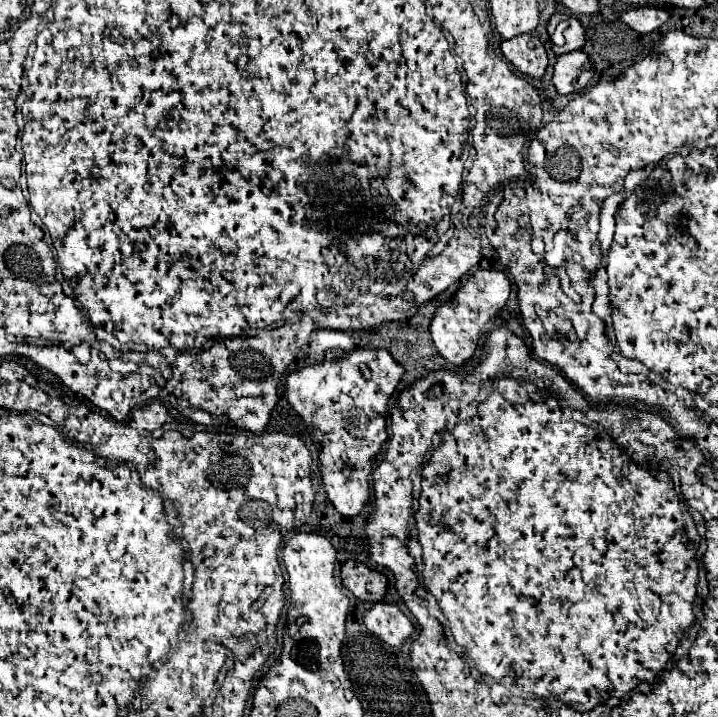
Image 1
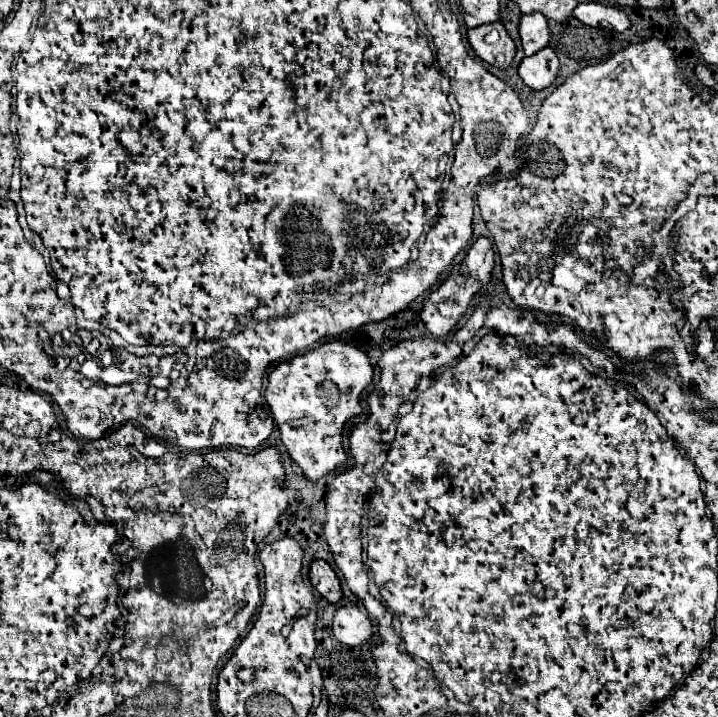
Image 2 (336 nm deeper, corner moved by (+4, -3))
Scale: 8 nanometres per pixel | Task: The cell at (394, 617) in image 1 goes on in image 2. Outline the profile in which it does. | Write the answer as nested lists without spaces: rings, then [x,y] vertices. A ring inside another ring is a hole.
[[[345,605],[335,611],[333,635],[345,645],[363,645],[373,635],[371,617],[355,605]]]

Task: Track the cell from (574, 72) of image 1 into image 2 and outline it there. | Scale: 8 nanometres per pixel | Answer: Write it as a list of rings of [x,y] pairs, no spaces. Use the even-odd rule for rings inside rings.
[[[551,47],[541,49],[531,57],[525,57],[519,65],[521,79],[535,91],[551,87],[553,81],[557,79],[557,73],[559,73],[559,59]]]

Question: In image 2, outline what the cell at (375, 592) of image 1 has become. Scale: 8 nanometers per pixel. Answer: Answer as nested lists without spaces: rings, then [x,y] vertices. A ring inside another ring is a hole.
[[[323,559],[313,561],[311,571],[309,571],[309,579],[313,583],[313,587],[329,601],[329,603],[339,603],[343,599],[343,589],[339,583],[339,577],[335,575],[335,571],[331,569],[331,565]]]

